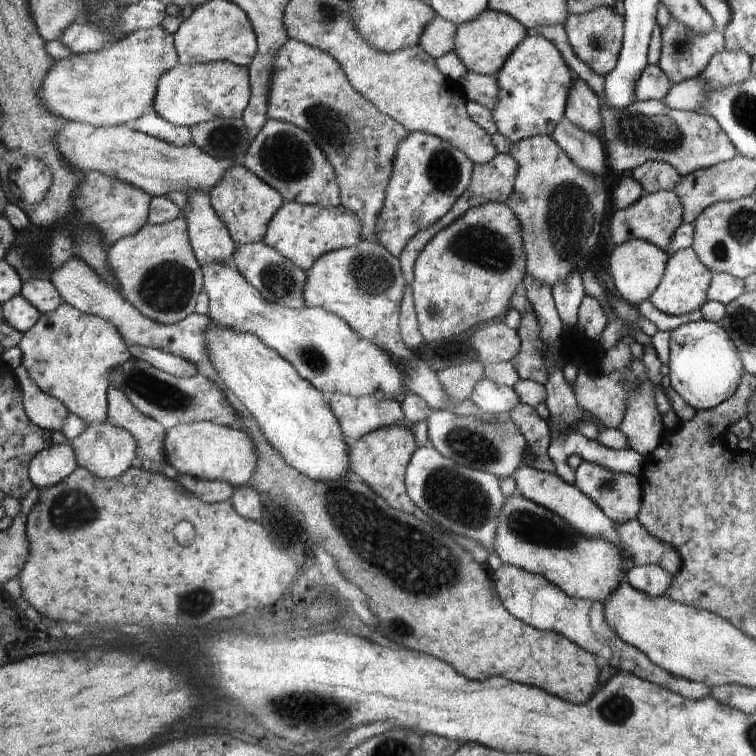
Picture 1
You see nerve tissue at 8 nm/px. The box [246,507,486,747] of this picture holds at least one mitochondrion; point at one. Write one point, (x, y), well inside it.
(309, 710)

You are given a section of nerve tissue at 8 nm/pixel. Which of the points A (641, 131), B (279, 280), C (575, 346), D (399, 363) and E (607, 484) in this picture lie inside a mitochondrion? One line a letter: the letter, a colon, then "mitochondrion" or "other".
A: mitochondrion
B: mitochondrion
C: other
D: other
E: other

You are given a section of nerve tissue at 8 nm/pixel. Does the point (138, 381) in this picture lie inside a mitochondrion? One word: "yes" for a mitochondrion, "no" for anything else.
yes

